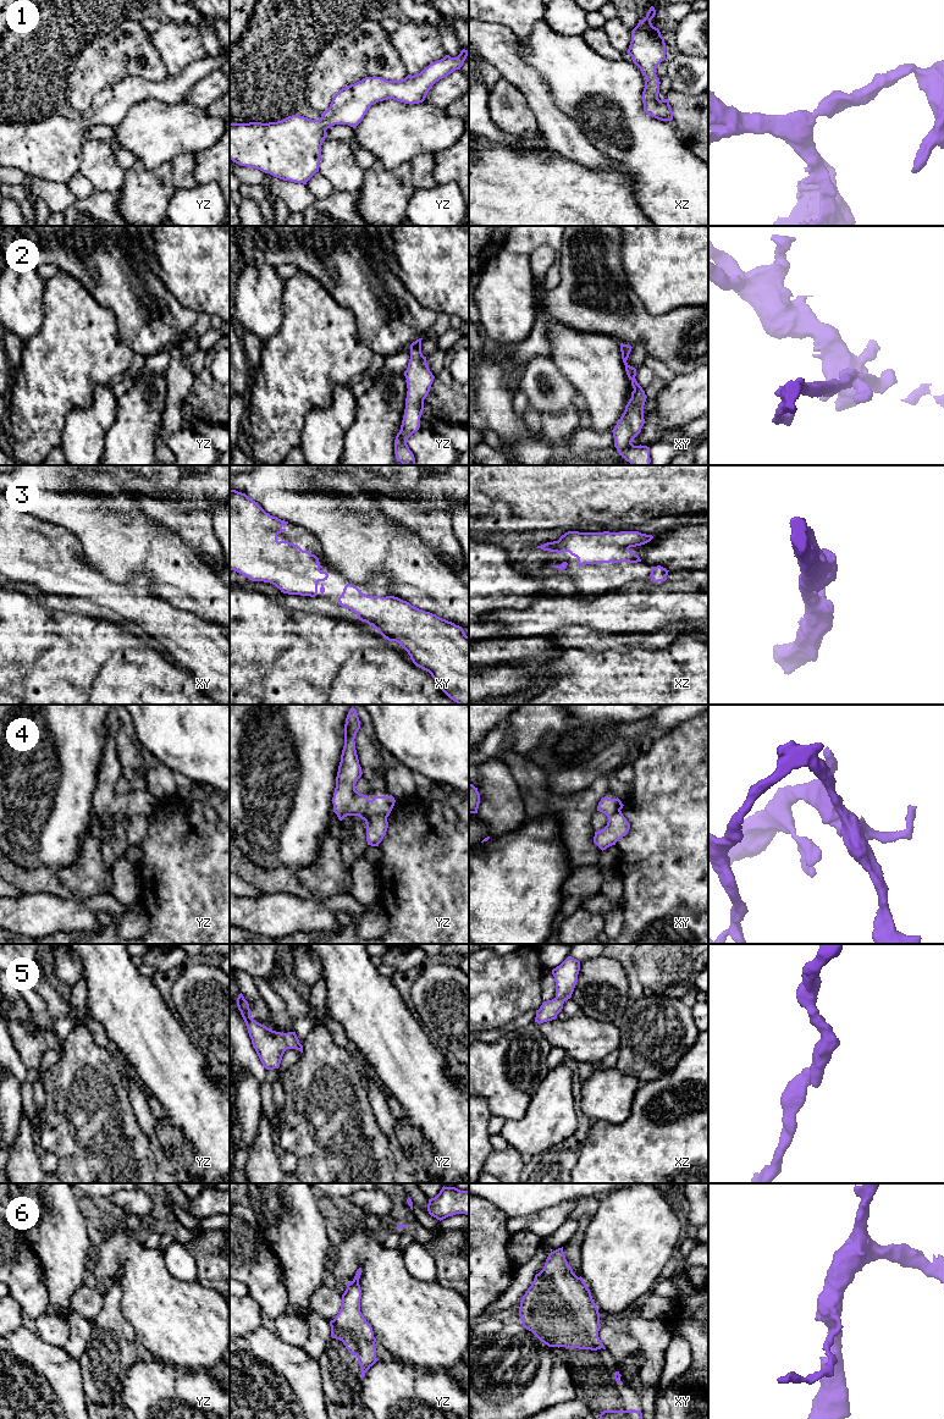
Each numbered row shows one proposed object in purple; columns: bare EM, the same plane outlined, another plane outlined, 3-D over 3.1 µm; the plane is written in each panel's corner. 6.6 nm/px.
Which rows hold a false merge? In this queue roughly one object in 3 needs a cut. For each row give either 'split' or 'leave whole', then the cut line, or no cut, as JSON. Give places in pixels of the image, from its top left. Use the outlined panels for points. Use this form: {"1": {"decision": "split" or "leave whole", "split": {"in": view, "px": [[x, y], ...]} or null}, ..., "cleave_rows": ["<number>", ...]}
{"1": {"decision": "leave whole", "split": null}, "2": {"decision": "leave whole", "split": null}, "3": {"decision": "leave whole", "split": null}, "4": {"decision": "split", "split": {"in": "yz", "px": [[386, 816], [370, 815], [364, 820]]}}, "5": {"decision": "leave whole", "split": null}, "6": {"decision": "leave whole", "split": null}, "cleave_rows": ["4"]}

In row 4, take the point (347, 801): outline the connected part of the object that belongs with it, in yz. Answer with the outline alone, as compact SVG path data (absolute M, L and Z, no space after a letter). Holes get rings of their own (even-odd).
M352 707L346 718L344 746L332 797L333 812L339 821L347 816L359 816L361 819L375 815L388 817L396 802L392 795L370 800L368 795L355 790L355 784L363 774L354 741L359 729L360 720L357 710Z

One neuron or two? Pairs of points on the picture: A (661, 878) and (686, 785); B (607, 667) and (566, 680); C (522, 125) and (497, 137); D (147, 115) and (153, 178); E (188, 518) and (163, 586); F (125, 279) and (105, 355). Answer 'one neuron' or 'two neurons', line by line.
A: one neuron
B: one neuron
C: two neurons
D: two neurons
E: two neurons
F: two neurons

